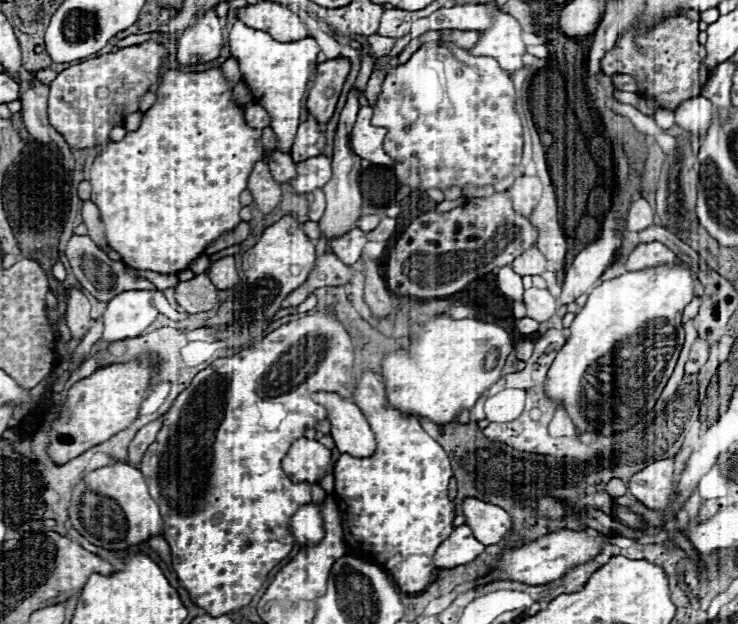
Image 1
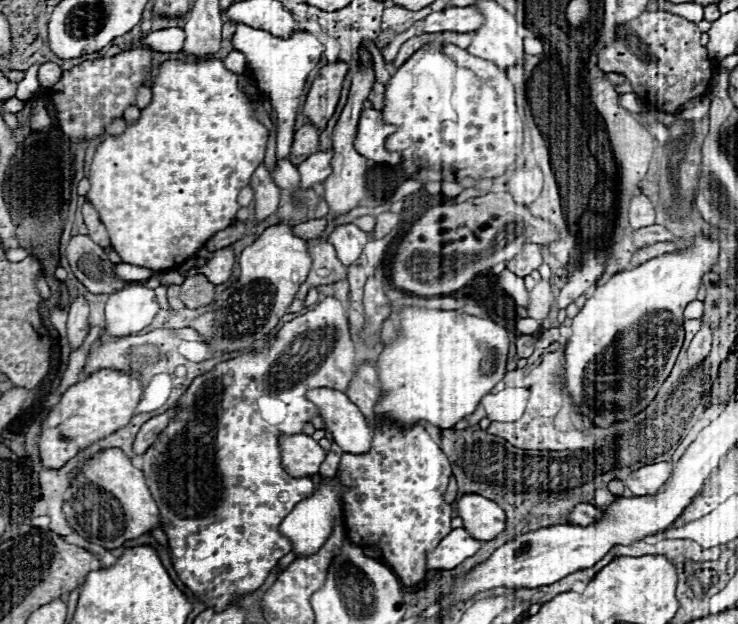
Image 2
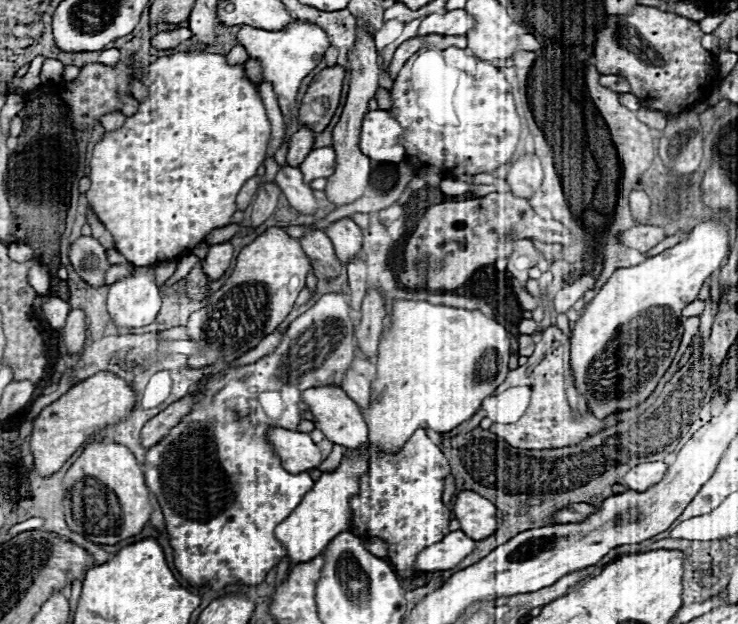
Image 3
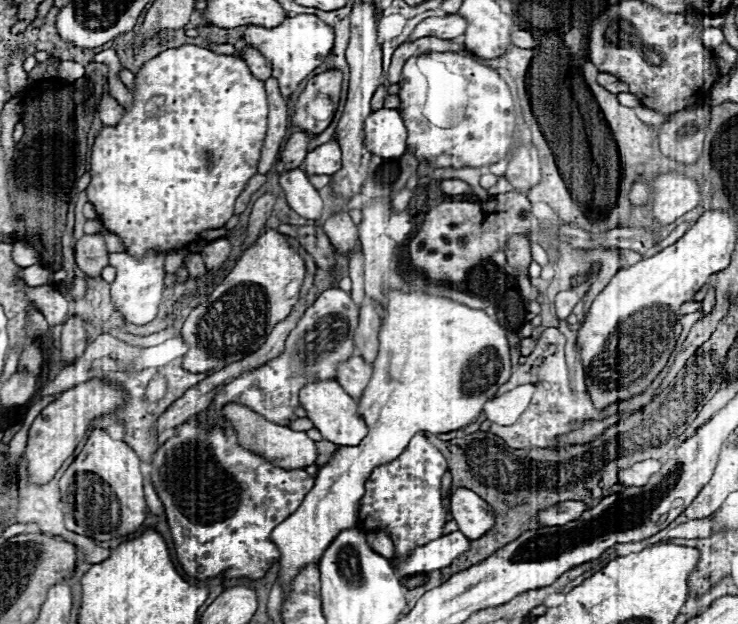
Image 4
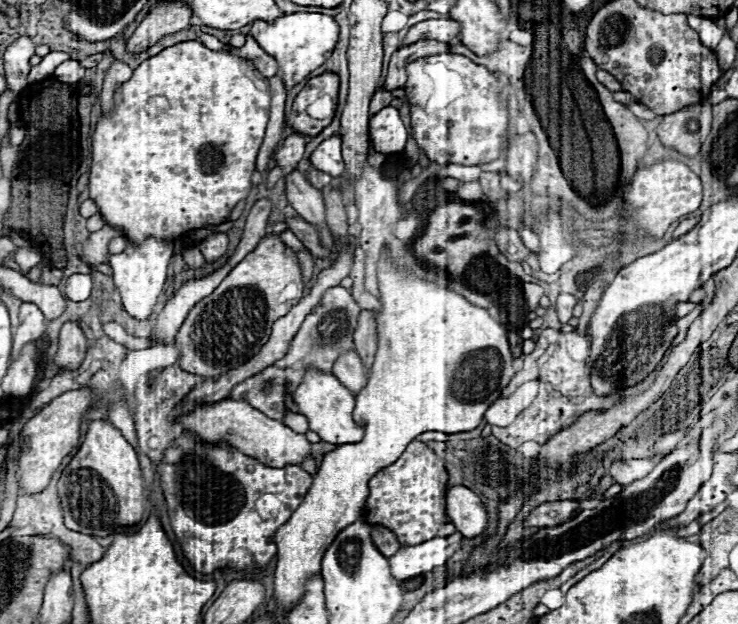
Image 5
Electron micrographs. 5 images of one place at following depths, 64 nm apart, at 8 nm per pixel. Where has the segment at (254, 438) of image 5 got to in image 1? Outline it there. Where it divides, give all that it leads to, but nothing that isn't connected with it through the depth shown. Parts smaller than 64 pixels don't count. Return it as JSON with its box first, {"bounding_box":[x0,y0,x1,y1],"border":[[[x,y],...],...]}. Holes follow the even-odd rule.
{"bounding_box":[284,440,332,484],"border":[[[296,440],[284,456],[284,472],[292,482],[318,484],[330,470],[332,452],[316,440]]]}

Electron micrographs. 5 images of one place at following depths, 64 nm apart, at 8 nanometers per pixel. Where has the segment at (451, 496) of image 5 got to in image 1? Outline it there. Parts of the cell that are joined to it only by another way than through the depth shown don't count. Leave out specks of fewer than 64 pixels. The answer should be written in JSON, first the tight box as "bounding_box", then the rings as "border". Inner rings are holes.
{"bounding_box":[464,498,512,546],"border":[[[476,498],[464,500],[464,516],[474,536],[486,546],[500,542],[512,530],[512,520],[502,508]]]}

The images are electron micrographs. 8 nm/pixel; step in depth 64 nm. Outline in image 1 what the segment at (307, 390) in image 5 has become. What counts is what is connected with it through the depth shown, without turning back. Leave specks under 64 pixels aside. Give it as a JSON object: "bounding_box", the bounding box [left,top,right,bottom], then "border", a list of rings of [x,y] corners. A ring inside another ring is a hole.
{"bounding_box":[314,392,376,458],"border":[[[316,392],[314,400],[328,410],[328,420],[332,424],[330,434],[340,454],[370,458],[376,452],[374,432],[370,430],[364,414],[356,404],[330,392]]]}

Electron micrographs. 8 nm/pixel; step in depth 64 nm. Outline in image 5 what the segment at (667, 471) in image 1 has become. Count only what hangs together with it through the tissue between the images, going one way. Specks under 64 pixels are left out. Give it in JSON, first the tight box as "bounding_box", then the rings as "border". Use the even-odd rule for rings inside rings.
{"bounding_box":[610,460,654,484],"border":[[[626,460],[626,462],[614,462],[610,474],[616,478],[618,484],[632,484],[640,478],[646,478],[654,470],[654,460]]]}

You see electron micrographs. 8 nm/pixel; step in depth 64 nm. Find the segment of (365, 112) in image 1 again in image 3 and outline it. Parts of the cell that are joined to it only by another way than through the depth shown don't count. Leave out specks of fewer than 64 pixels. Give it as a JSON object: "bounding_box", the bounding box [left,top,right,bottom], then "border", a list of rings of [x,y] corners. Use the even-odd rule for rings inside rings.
{"bounding_box":[360,110,404,162],"border":[[[370,110],[364,114],[360,132],[360,150],[378,162],[402,162],[404,148],[398,146],[398,136],[402,134],[400,124],[386,110]]]}

